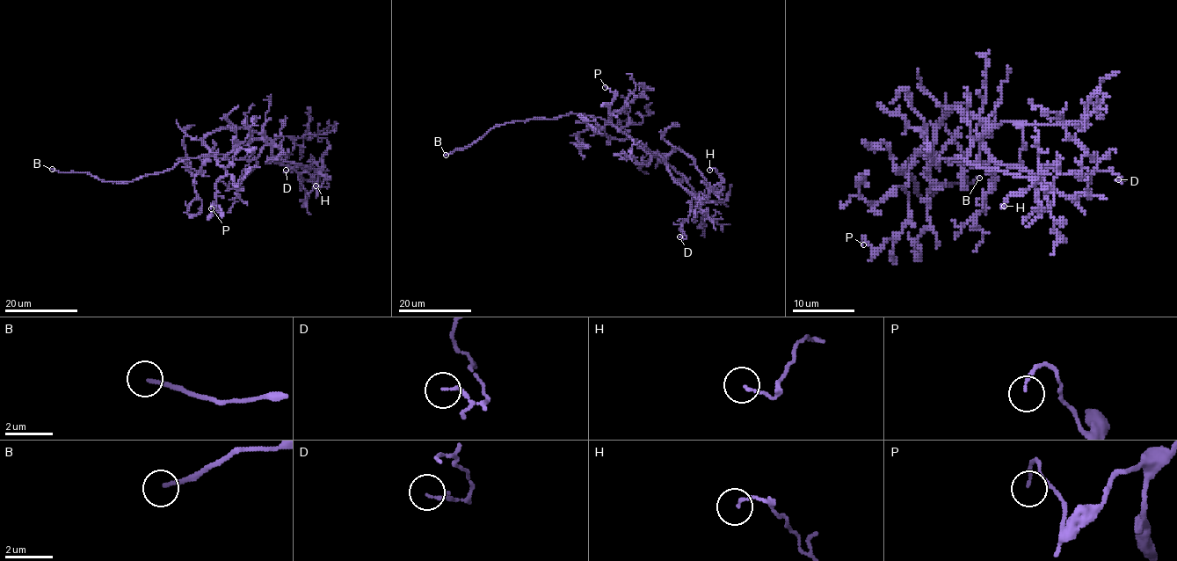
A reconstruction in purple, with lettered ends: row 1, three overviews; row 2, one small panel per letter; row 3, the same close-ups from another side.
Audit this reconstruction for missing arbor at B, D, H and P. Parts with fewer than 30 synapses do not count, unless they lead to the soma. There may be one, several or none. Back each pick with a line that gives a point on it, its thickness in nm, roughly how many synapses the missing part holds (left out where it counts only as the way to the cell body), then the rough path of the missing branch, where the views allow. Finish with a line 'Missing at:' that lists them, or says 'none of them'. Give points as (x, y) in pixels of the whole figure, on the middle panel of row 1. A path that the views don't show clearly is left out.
B: at (446, 155); 150 nm thick; missing branch runs (446, 155), (426, 158), (423, 162)
Missing at: B

